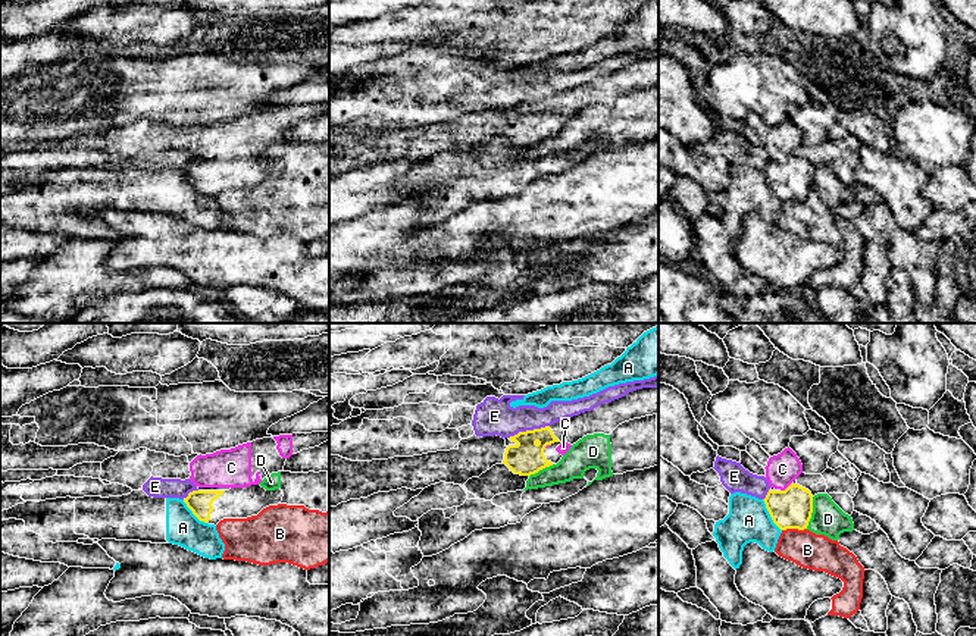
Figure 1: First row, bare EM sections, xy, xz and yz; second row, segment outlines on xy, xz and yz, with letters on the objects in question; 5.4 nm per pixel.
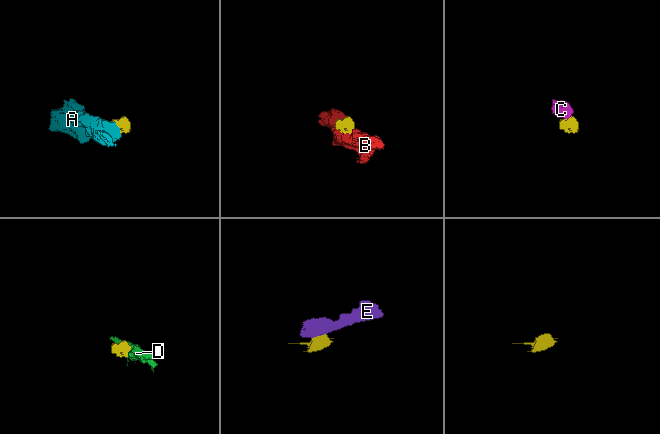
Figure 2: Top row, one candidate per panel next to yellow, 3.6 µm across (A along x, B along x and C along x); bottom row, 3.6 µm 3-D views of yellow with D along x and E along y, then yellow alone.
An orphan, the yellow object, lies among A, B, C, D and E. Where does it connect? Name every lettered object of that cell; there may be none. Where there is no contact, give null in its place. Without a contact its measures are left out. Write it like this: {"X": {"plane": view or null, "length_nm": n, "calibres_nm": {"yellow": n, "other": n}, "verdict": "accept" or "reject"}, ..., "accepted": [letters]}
{"A": {"plane": "yz", "length_nm": 200, "calibres_nm": {"yellow": 220, "other": 240}, "verdict": "reject"}, "B": {"plane": "yz", "length_nm": 140, "calibres_nm": {"yellow": 220, "other": 200}, "verdict": "reject"}, "C": {"plane": "yz", "length_nm": 80, "calibres_nm": {"yellow": 220, "other": 170}, "verdict": "accept"}, "D": {"plane": "yz", "length_nm": 180, "calibres_nm": {"yellow": 220, "other": 180}, "verdict": "reject"}, "E": {"plane": "xz", "length_nm": 240, "calibres_nm": {"yellow": 190, "other": 200}, "verdict": "reject"}, "accepted": ["C"]}

